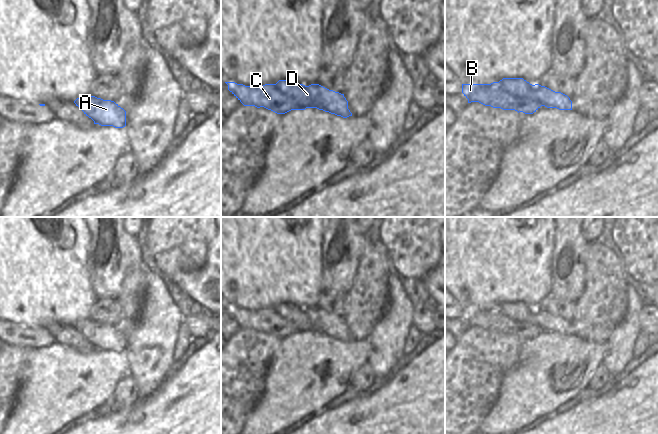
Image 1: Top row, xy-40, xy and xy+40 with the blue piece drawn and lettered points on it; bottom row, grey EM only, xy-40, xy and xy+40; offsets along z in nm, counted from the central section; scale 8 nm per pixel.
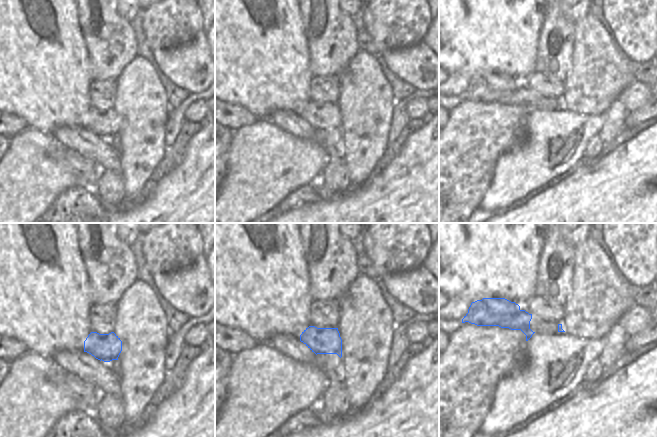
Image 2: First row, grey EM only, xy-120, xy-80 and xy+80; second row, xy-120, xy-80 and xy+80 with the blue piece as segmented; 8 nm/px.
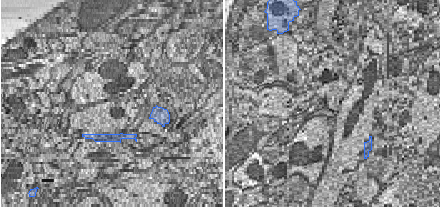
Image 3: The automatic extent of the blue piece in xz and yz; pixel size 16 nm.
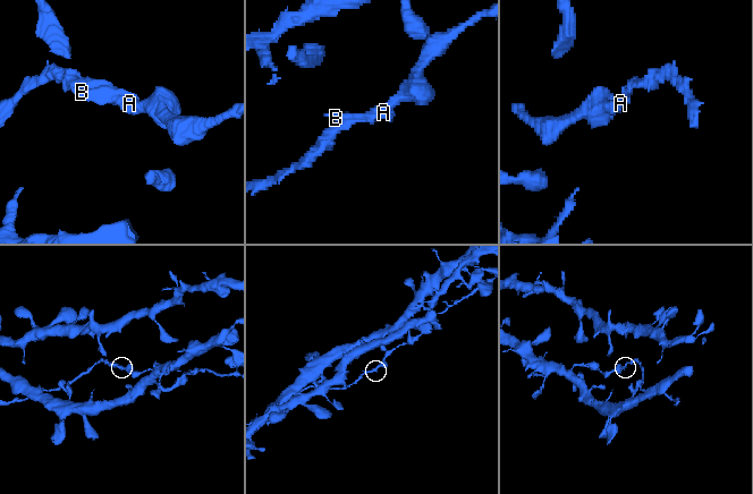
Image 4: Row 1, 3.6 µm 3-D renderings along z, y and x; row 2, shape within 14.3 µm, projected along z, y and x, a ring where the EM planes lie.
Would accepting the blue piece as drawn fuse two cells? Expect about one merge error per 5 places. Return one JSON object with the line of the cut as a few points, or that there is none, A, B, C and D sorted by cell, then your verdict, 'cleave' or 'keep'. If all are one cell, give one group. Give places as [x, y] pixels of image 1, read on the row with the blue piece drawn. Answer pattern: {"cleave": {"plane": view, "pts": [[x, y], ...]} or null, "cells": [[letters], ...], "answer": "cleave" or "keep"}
{"cleave": null, "cells": [["A", "B", "C", "D"]], "answer": "keep"}

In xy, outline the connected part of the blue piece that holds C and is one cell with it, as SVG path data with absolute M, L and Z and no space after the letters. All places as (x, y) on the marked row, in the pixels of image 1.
M279 80L276 84L263 86L225 83L228 85L228 90L244 106L264 107L277 114L285 114L291 110L317 108L343 118L352 116L344 94L319 84L305 86L293 80Z

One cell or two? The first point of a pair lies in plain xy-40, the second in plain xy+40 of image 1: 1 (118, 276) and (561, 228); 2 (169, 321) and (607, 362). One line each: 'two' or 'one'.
1: one
2: one

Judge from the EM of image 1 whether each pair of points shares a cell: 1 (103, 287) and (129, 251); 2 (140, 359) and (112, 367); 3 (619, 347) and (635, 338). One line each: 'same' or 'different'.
1: same
2: different
3: different

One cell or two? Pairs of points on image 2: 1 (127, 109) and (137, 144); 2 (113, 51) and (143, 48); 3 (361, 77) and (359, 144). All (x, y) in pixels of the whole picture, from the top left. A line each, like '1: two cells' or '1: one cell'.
1: one cell
2: two cells
3: one cell

